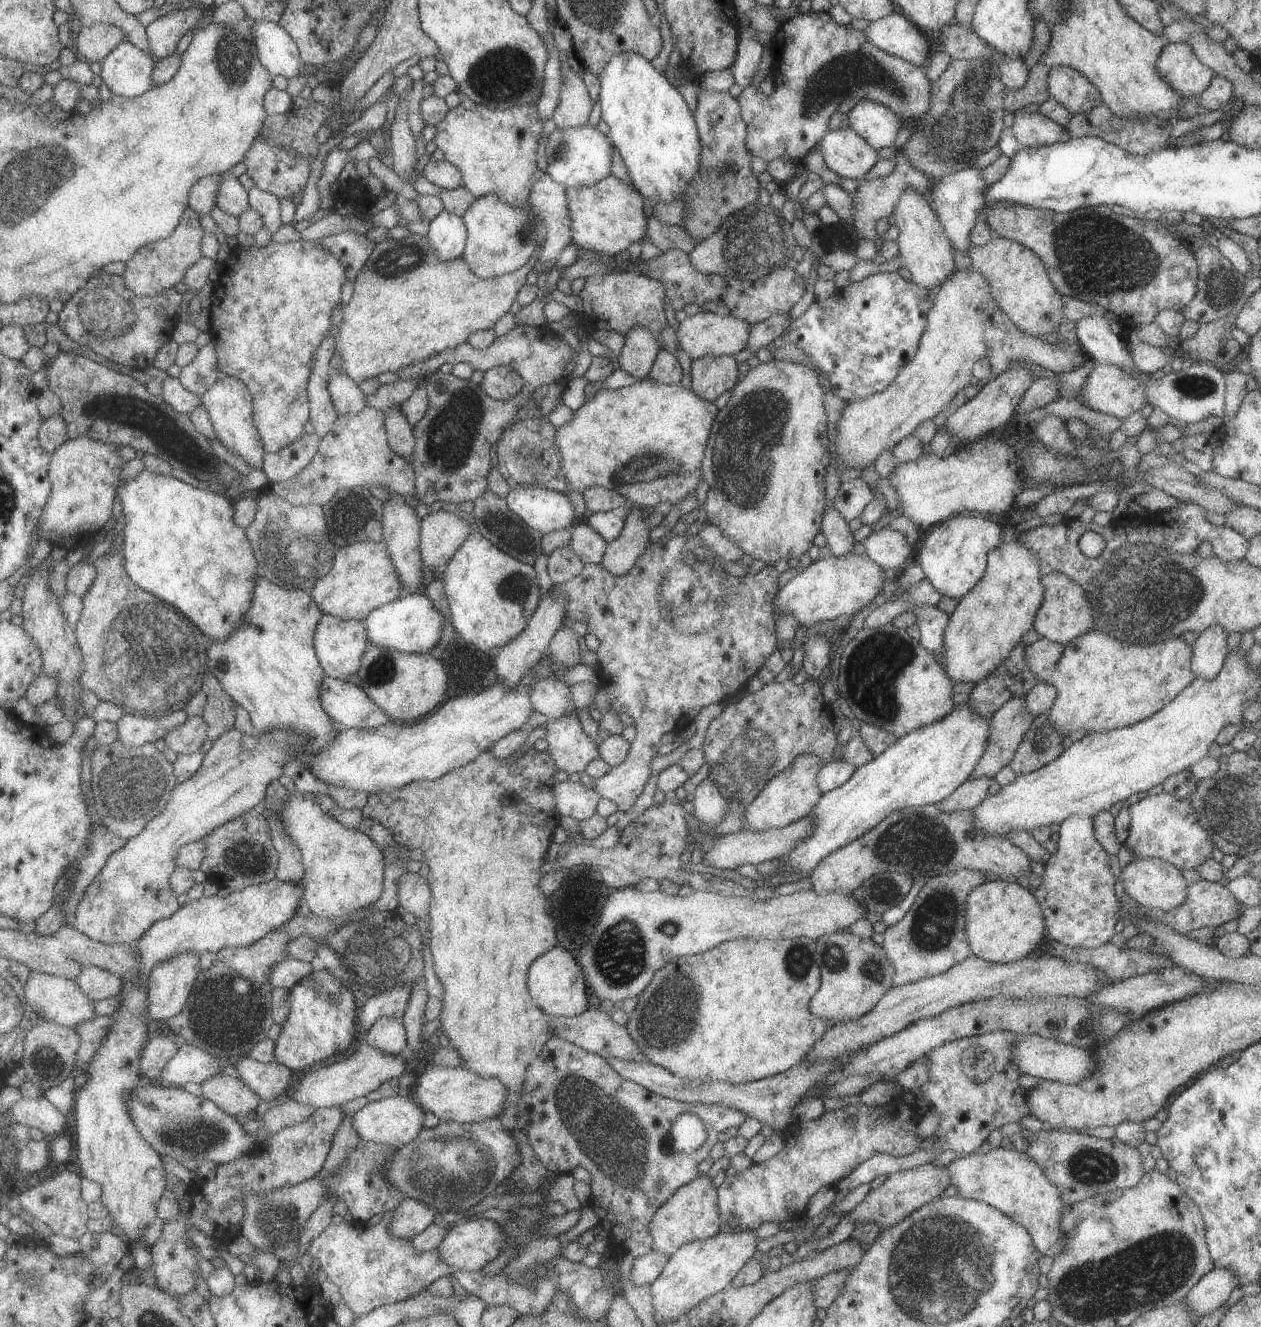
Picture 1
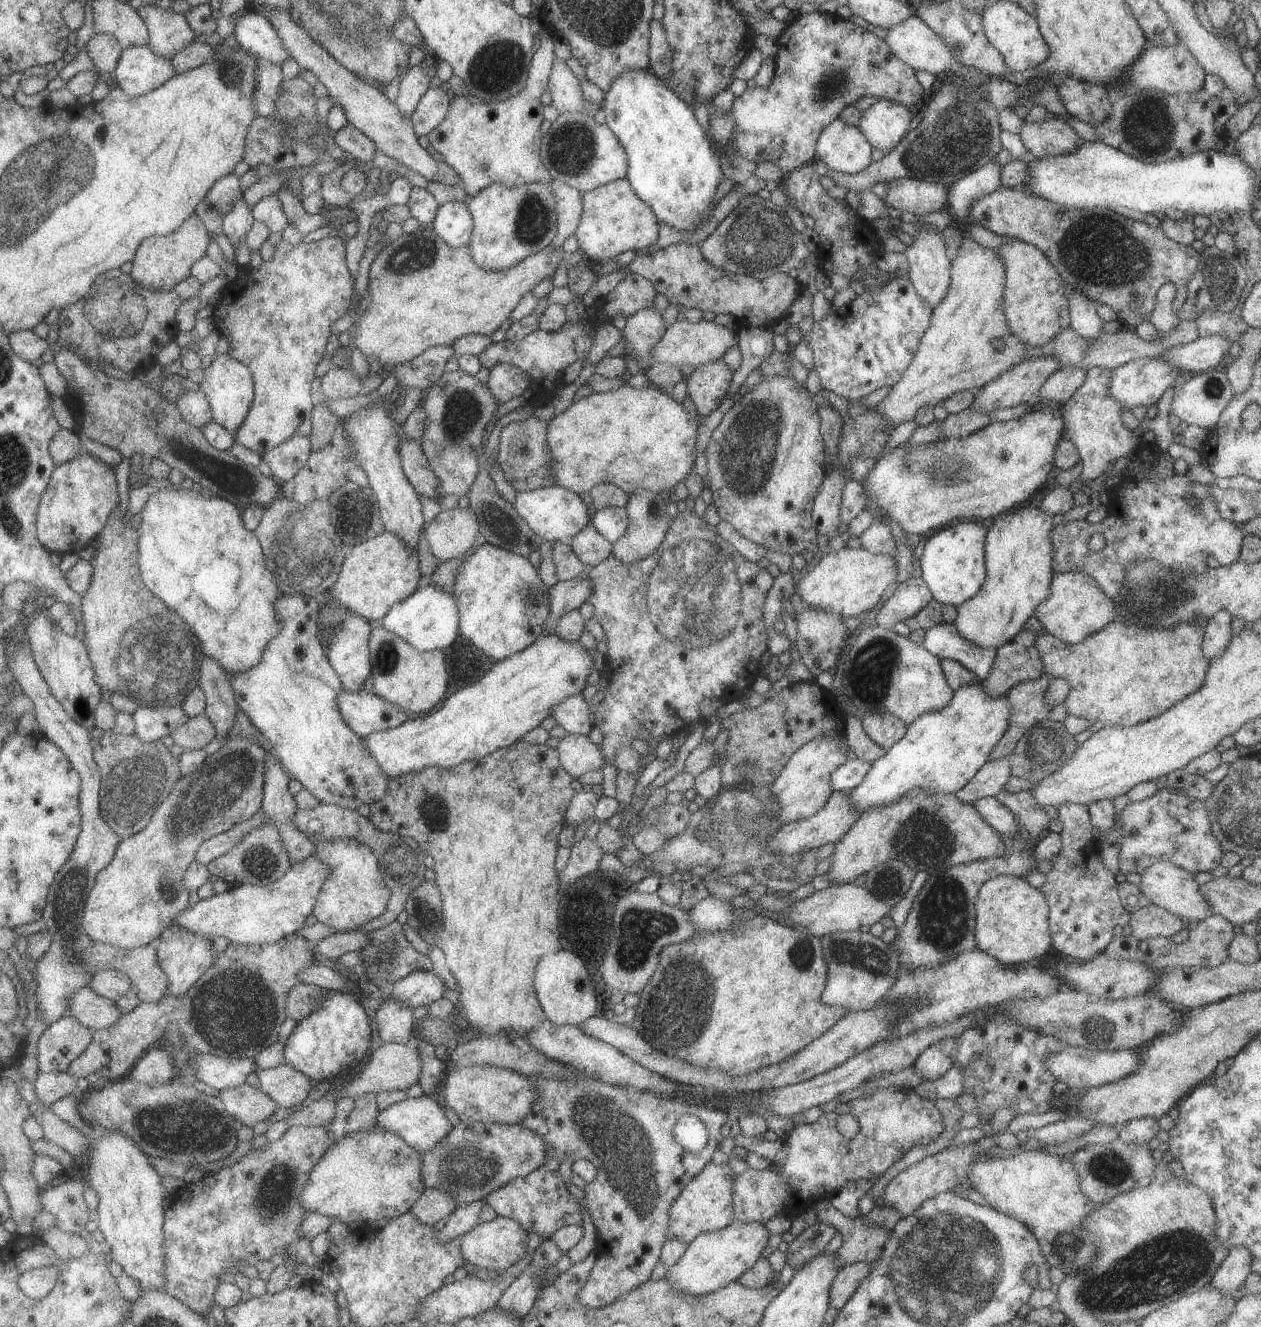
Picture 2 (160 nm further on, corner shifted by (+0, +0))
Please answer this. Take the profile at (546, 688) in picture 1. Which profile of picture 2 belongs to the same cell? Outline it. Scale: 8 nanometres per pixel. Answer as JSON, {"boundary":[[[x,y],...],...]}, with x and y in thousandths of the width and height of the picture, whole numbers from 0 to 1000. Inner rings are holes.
{"boundary":[[[462,522],[448,526],[438,534],[440,543],[450,552],[466,555],[472,547],[472,539],[468,536],[469,529],[465,529]]]}

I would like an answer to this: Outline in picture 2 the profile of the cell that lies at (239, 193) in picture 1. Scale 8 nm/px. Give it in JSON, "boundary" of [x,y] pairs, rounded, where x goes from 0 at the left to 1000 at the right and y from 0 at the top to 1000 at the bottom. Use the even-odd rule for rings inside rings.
{"boundary":[[[193,150],[189,151],[184,160],[178,164],[178,176],[186,186],[190,186],[196,179],[198,174],[204,168],[201,157],[198,157]]]}

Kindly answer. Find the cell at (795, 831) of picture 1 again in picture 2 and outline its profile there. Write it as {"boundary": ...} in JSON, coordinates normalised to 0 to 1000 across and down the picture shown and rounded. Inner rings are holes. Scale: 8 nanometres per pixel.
{"boundary":[[[660,596],[658,601],[646,614],[621,621],[609,634],[610,640],[620,644],[636,644],[642,640],[649,640],[658,635],[665,635],[681,617],[681,610],[675,605],[673,596]]]}

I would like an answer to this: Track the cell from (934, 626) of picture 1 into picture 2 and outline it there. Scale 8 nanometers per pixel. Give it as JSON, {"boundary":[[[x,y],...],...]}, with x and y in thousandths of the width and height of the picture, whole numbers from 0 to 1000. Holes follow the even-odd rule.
{"boundary":[[[745,469],[734,476],[731,487],[745,497],[755,497],[771,506],[778,513],[787,508],[787,503],[791,494],[791,489],[778,488],[764,481],[757,469]]]}

